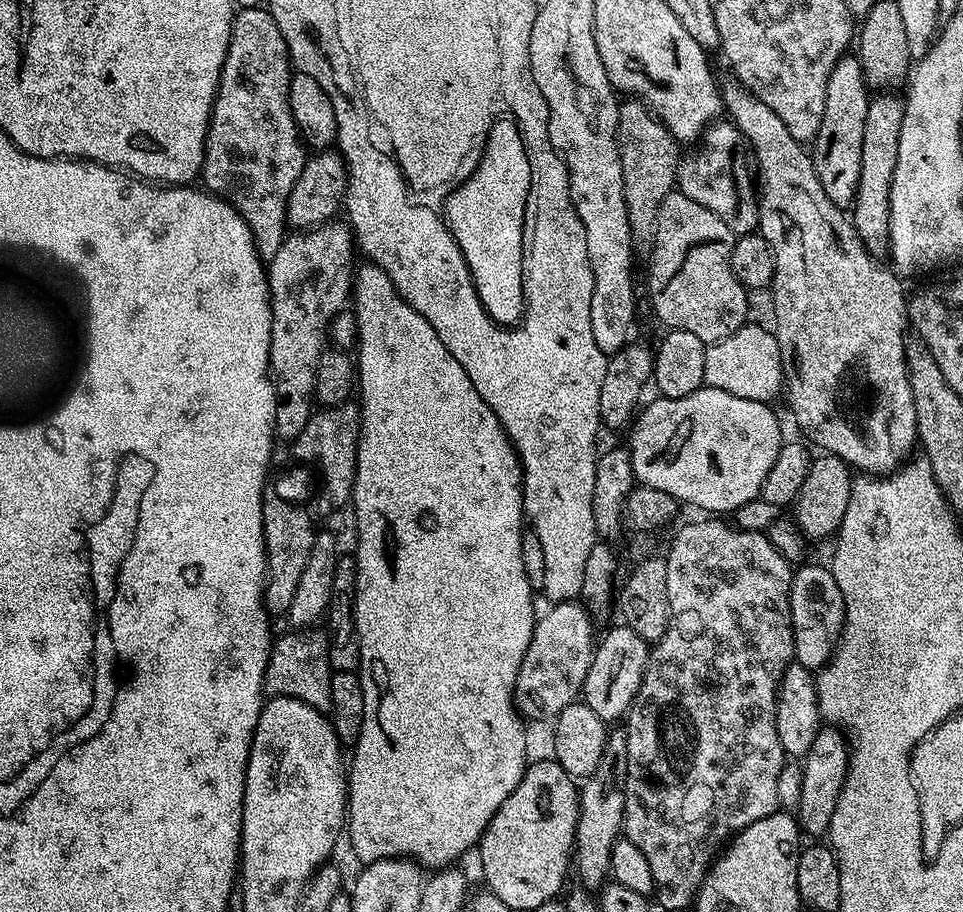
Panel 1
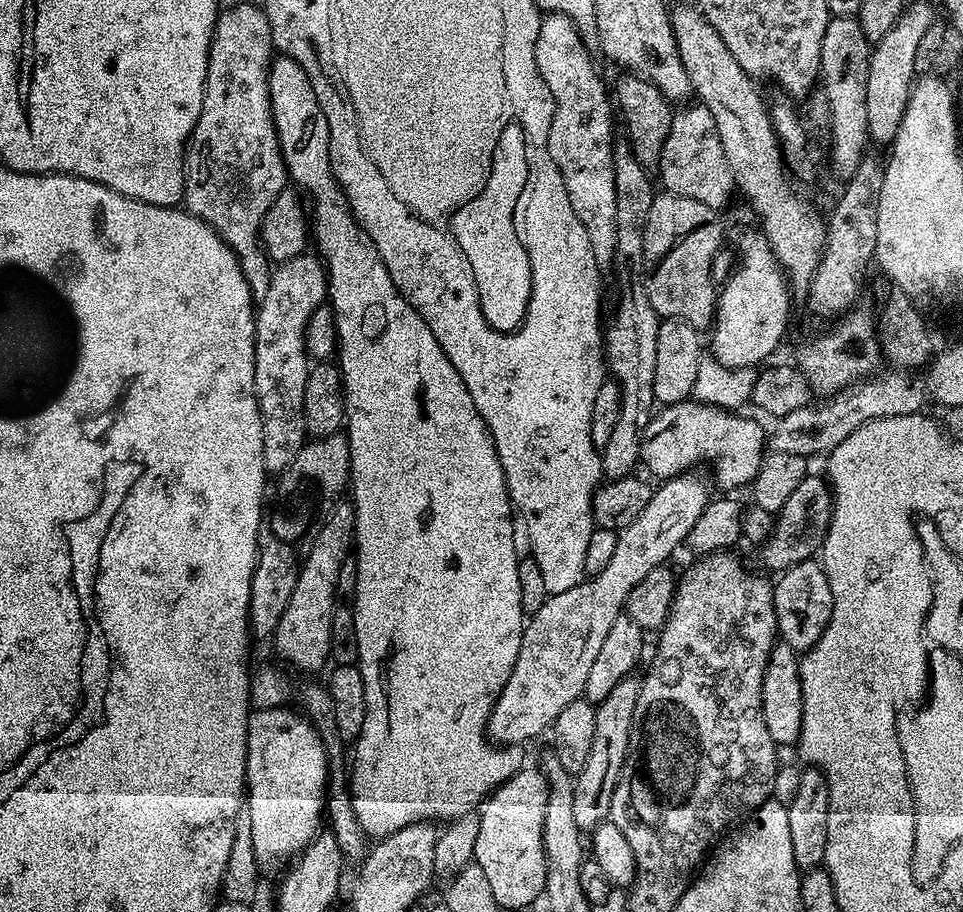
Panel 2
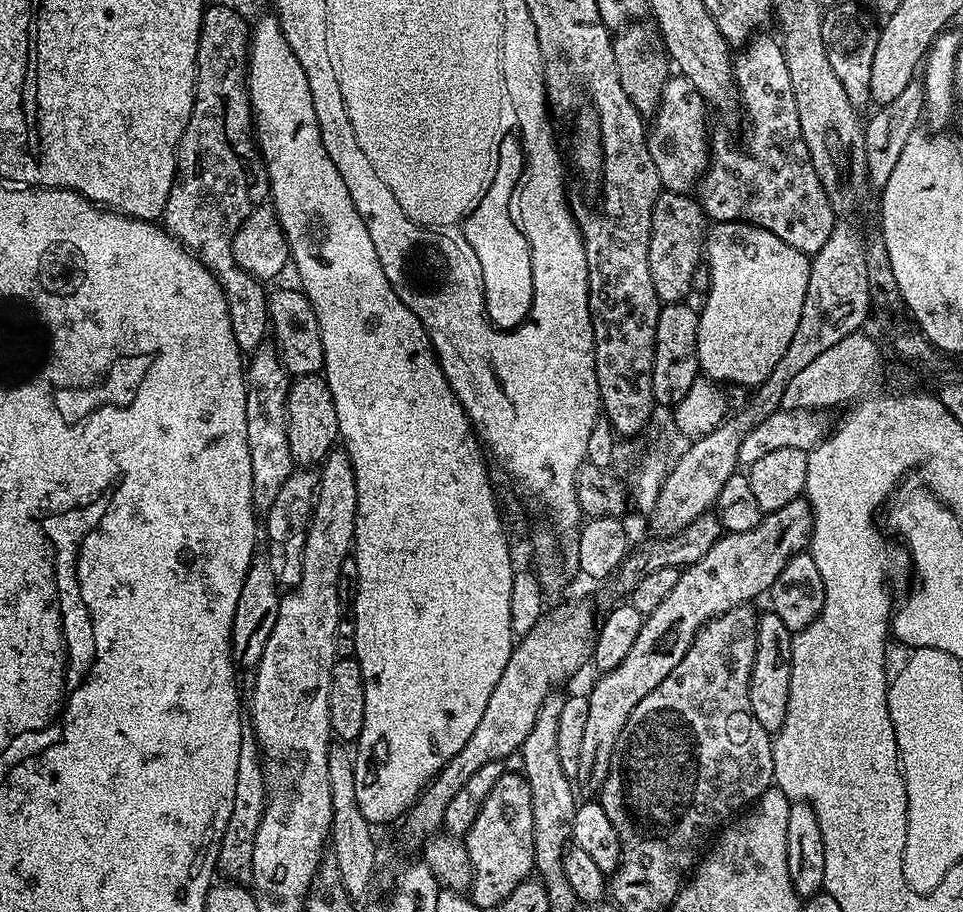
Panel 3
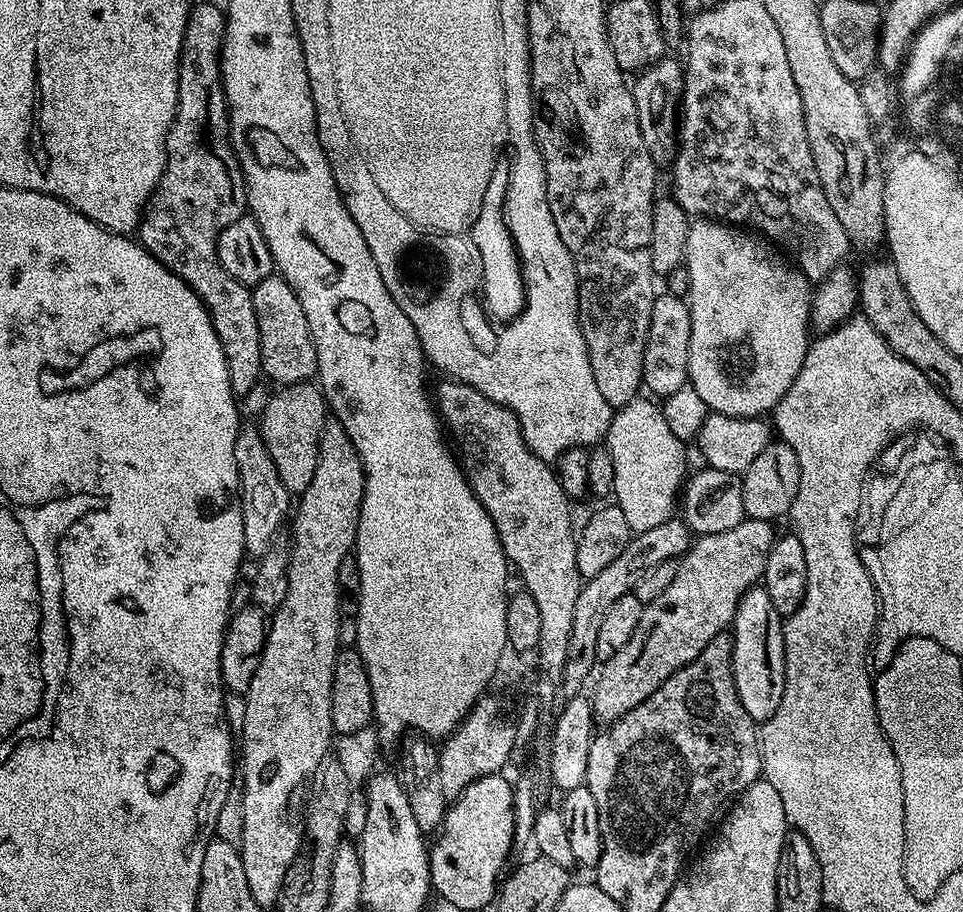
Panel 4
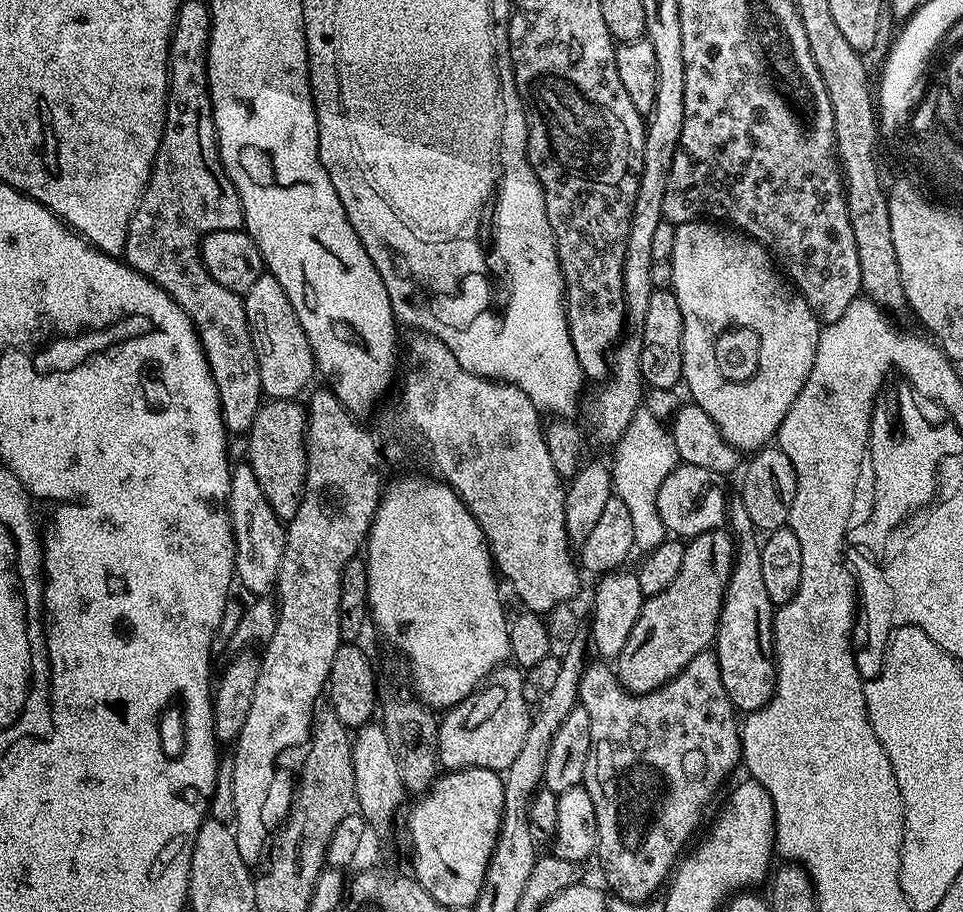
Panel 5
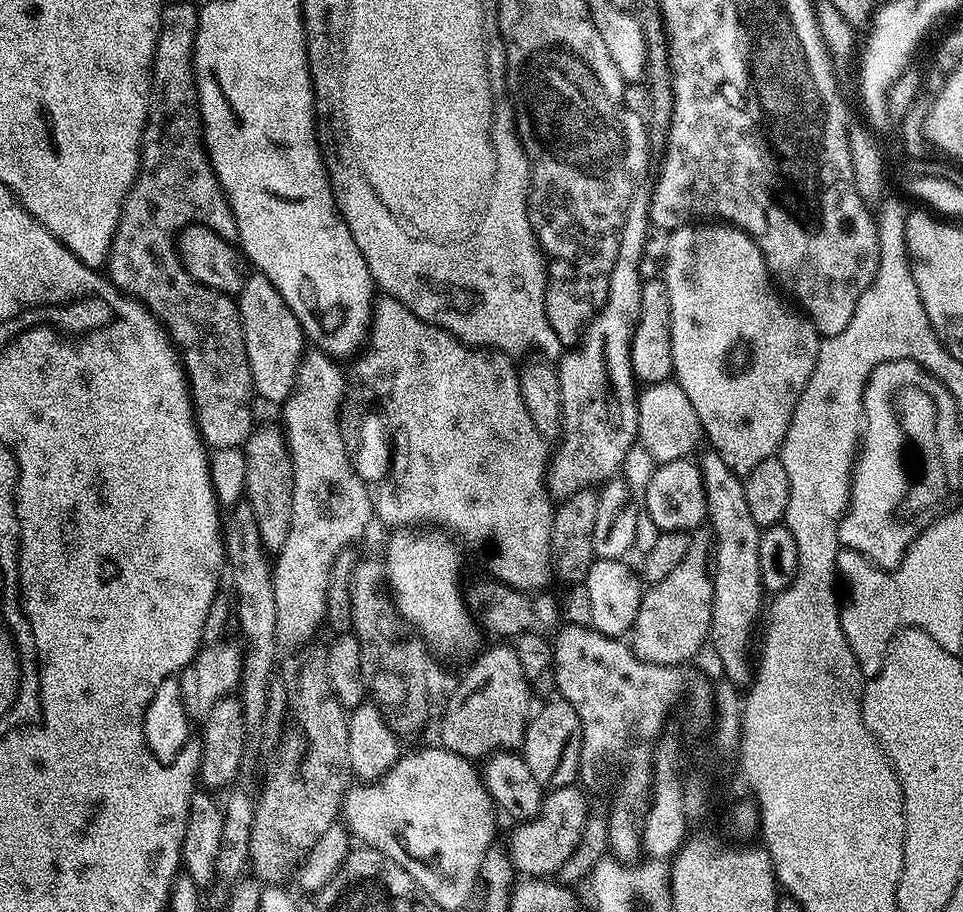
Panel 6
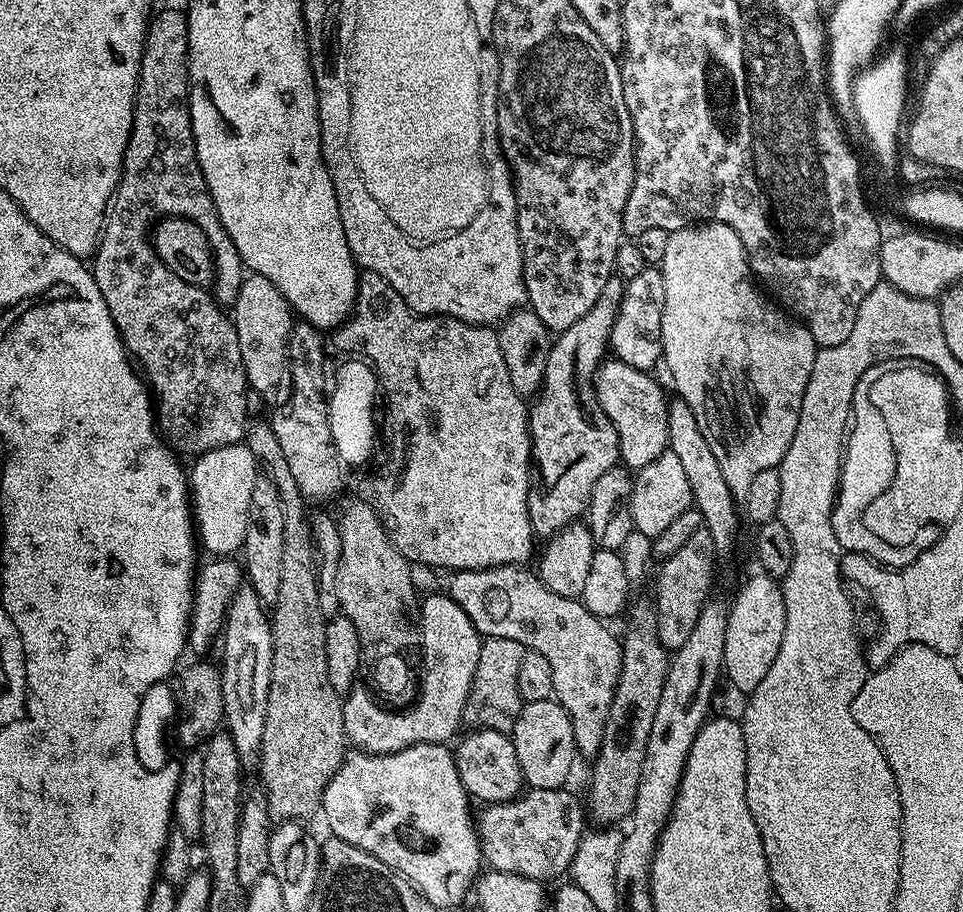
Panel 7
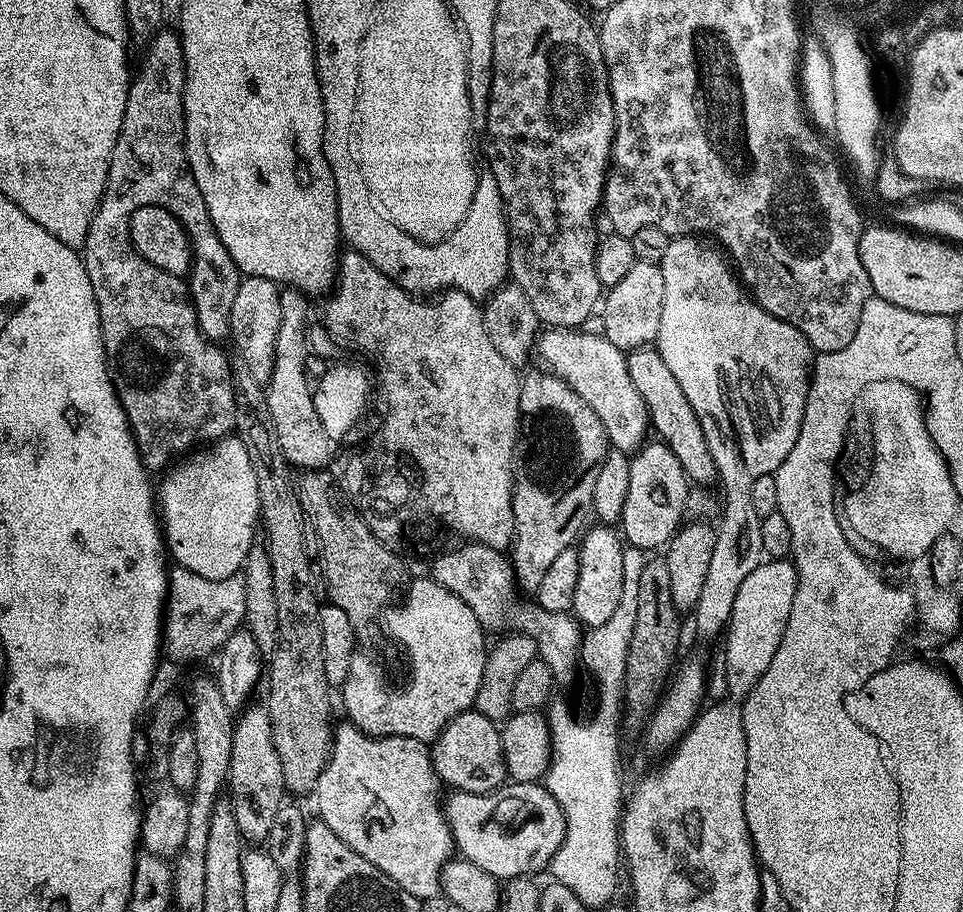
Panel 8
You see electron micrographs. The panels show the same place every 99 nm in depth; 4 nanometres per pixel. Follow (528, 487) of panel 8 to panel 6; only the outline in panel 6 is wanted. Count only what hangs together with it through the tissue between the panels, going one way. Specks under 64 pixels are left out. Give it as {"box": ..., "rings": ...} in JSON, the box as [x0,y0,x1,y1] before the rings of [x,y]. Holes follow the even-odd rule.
{"box":[546,186,650,502],"rings":[[[641,186],[626,206],[626,222],[622,222],[618,258],[614,258],[614,270],[610,270],[608,296],[584,329],[580,343],[569,347],[558,360],[556,374],[561,388],[561,430],[556,445],[560,445],[551,453],[546,473],[548,495],[556,502],[563,502],[579,491],[595,489],[605,480],[613,479],[623,469],[626,454],[630,454],[630,450],[638,444],[638,381],[632,373],[630,346],[642,310],[645,280],[639,276],[639,263],[645,257],[644,247],[650,237],[649,214],[650,192],[647,187]]]}

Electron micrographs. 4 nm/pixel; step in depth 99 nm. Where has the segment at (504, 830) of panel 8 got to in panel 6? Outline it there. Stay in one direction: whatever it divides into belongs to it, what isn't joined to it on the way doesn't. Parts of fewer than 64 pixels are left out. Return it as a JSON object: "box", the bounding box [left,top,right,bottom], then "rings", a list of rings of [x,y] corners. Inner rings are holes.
{"box":[506,787,590,878],"rings":[[[579,787],[553,788],[545,795],[540,813],[533,820],[515,825],[512,837],[506,841],[508,856],[517,873],[528,878],[548,878],[559,873],[560,867],[574,854],[584,836],[584,824],[588,821],[590,807],[579,792]]]}

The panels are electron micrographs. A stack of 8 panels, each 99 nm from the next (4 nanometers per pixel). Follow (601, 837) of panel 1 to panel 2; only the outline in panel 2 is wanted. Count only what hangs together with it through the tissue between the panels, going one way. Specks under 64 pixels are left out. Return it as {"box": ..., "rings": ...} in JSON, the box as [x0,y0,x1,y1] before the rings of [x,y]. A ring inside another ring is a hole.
{"box":[574,678,640,834],"rings":[[[629,678],[618,682],[610,694],[606,694],[604,700],[596,704],[594,714],[594,743],[590,746],[590,754],[586,757],[586,766],[575,773],[574,776],[574,822],[578,822],[581,833],[590,834],[599,824],[605,823],[612,814],[612,799],[614,790],[618,786],[618,778],[622,774],[624,759],[630,746],[630,730],[634,722],[634,706],[638,706],[638,694],[640,693],[640,680]]]}

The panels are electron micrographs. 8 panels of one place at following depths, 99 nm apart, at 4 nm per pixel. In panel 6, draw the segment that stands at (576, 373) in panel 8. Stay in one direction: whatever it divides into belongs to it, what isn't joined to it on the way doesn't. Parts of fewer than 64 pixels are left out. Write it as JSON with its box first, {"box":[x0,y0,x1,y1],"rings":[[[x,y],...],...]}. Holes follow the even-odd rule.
{"box":[636,379,702,464],"rings":[[[675,379],[647,385],[639,393],[636,405],[640,431],[639,447],[645,448],[650,458],[657,464],[689,459],[701,447],[699,446],[700,440],[702,444],[700,419],[694,406],[690,406],[690,398],[686,398],[682,386],[677,384]]]}

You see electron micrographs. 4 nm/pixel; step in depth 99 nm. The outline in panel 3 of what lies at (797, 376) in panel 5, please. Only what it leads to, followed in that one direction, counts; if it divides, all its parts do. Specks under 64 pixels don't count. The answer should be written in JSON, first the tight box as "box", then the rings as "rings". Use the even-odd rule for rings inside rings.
{"box":[698,220,810,390],"rings":[[[721,220],[713,223],[706,232],[706,268],[708,264],[708,297],[704,308],[699,309],[698,362],[708,379],[721,385],[741,384],[747,390],[761,385],[779,359],[786,354],[802,313],[806,298],[807,280],[810,278],[809,253],[782,242],[778,234],[746,224],[743,220]]]}

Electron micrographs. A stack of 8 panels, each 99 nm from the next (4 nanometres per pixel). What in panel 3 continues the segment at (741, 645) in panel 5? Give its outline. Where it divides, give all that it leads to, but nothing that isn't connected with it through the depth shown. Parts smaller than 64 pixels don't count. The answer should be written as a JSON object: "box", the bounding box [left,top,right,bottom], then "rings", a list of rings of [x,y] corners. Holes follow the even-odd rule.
{"box":[750,610,793,734],"rings":[[[771,610],[761,611],[756,621],[756,657],[750,674],[750,710],[754,710],[754,718],[762,725],[762,730],[774,734],[782,730],[782,722],[786,722],[786,702],[790,702],[790,670],[792,669],[792,637],[793,633]]]}

